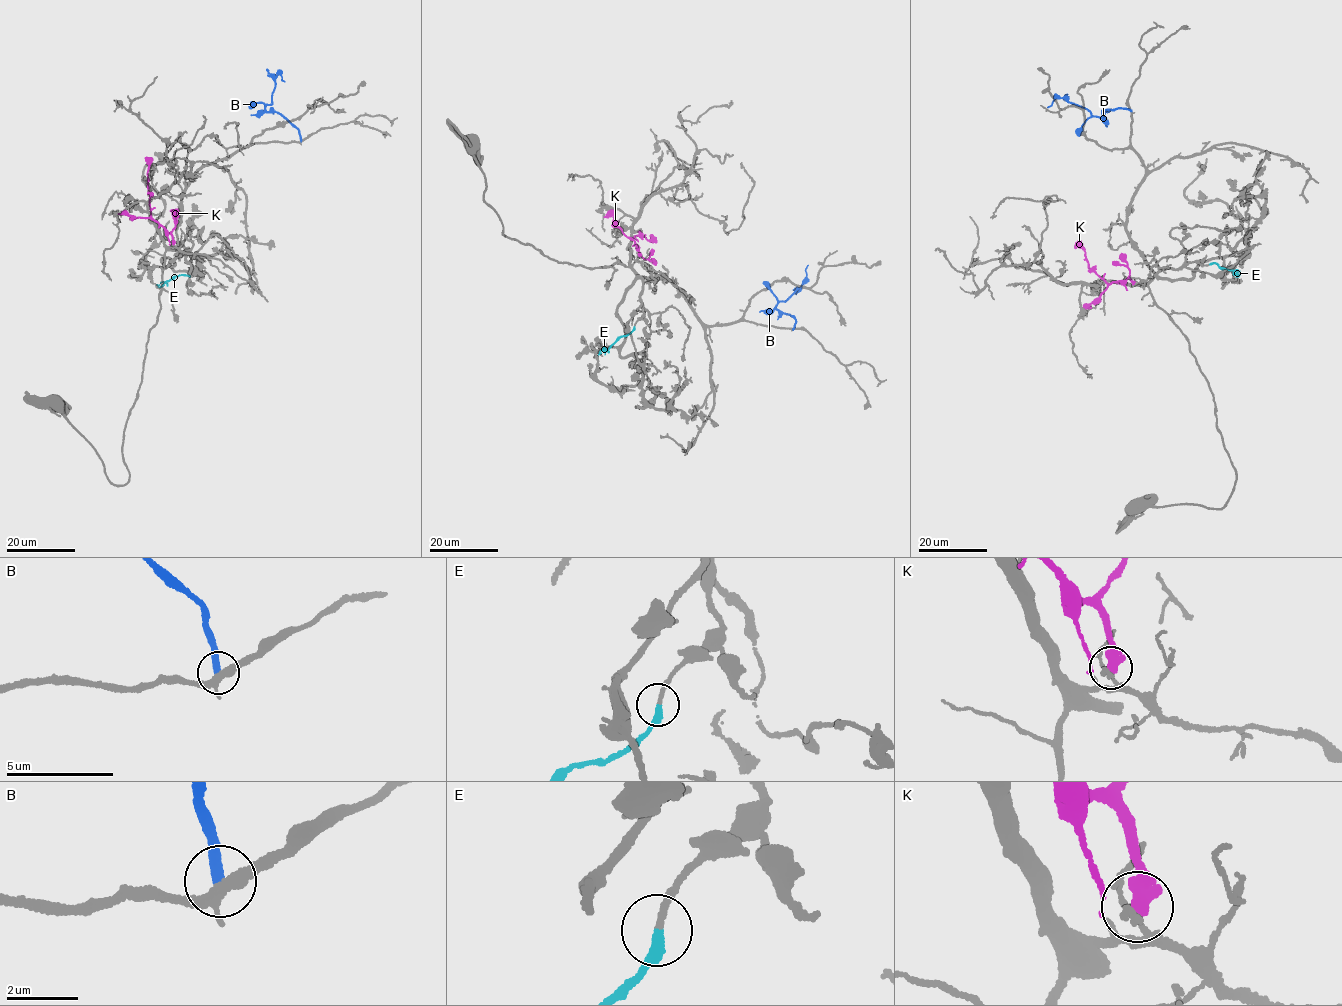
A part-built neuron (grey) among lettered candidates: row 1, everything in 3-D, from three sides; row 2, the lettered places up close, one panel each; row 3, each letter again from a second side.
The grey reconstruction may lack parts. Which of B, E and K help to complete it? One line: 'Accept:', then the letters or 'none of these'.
Accept: E

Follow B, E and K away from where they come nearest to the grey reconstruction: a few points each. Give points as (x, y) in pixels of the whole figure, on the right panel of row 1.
B: (1130, 110), (1122, 108), (1105, 111), (1097, 117), (1059, 97), (1047, 107)
E: (1210, 264), (1217, 264), (1240, 274)
K: (1133, 284), (1128, 278), (1106, 282), (1090, 269), (1085, 251), (1078, 240)

